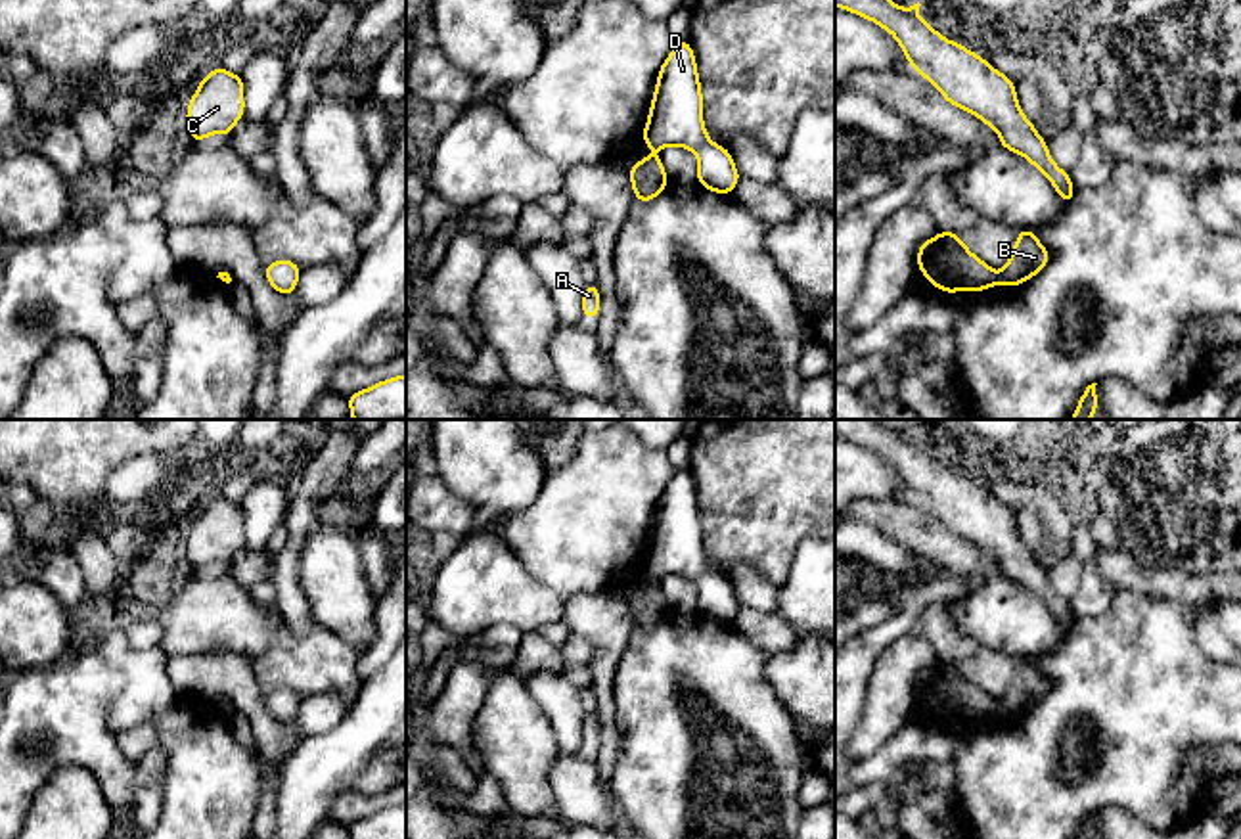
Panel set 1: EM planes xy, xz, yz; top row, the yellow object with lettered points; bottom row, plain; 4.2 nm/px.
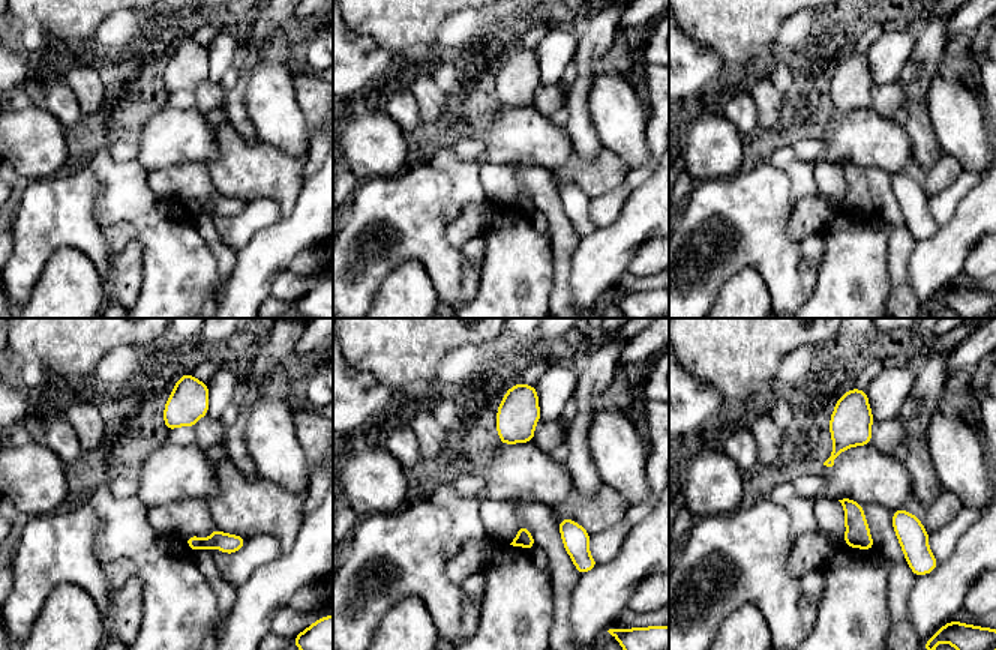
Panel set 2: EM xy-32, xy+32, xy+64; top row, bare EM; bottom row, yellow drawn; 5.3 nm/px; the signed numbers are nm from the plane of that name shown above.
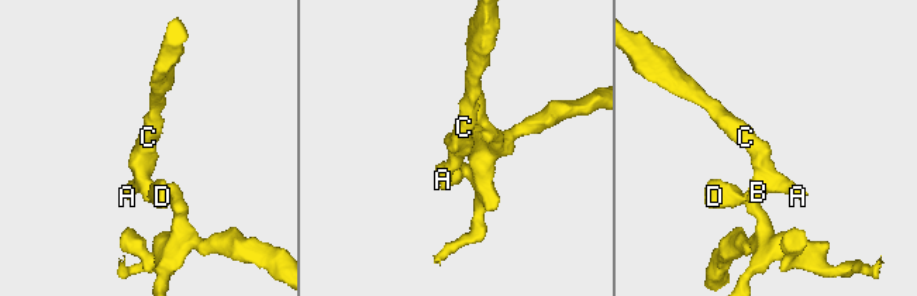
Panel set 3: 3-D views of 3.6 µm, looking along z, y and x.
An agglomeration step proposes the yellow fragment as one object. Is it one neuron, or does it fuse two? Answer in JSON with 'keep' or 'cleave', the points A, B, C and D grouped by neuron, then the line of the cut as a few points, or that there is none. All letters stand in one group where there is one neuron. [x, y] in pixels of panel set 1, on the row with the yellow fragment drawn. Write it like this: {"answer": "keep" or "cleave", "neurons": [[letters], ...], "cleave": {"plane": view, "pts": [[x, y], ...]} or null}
{"answer": "cleave", "neurons": [["A", "B", "C"], ["D"]], "cleave": {"plane": "yz", "pts": [[996, 274], [1000, 280]]}}

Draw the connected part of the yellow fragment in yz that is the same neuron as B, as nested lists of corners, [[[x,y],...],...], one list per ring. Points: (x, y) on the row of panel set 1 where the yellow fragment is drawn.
[[[1019,230],[1013,251],[1002,268],[1000,282],[1007,287],[1021,285],[1034,278],[1048,262],[1051,255],[1038,241],[1036,230]]]

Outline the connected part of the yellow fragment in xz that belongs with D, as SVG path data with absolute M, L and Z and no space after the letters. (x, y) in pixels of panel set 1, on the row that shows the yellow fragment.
M688 40L676 42L659 69L642 138L653 151L670 146L693 151L697 184L712 193L730 195L741 178L728 147L707 134L697 61Z

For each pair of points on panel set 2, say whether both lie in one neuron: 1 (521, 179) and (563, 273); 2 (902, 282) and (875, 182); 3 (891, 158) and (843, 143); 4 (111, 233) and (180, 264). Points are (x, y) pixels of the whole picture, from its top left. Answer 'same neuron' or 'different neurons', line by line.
1: same neuron
2: same neuron
3: same neuron
4: different neurons

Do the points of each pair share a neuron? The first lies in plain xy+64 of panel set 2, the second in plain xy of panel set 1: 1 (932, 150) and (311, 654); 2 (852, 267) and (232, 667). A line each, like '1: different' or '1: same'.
1: different
2: different

